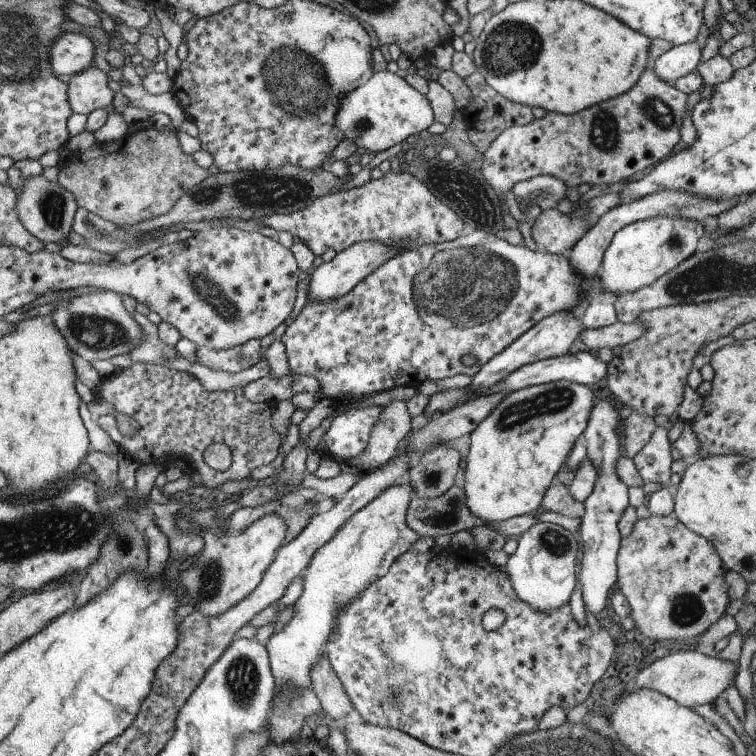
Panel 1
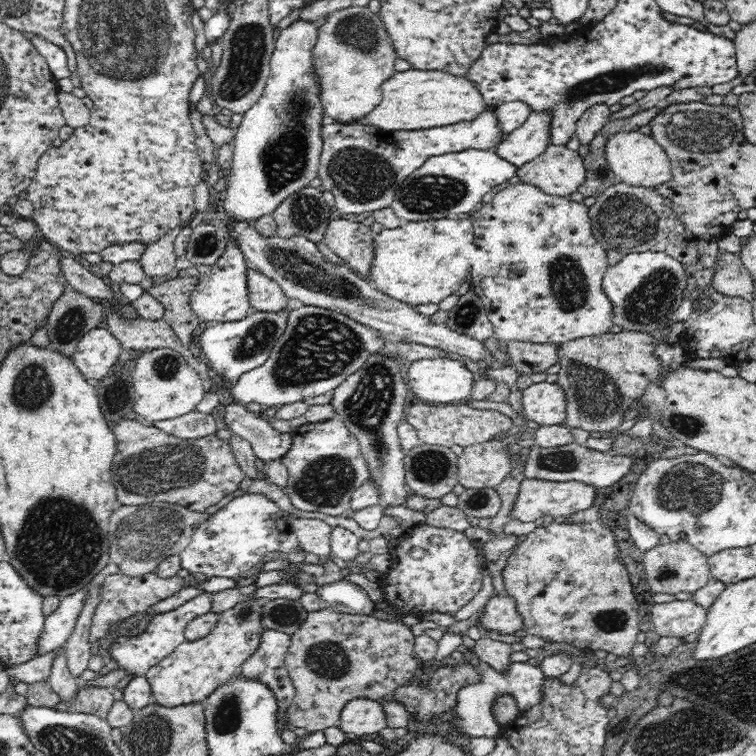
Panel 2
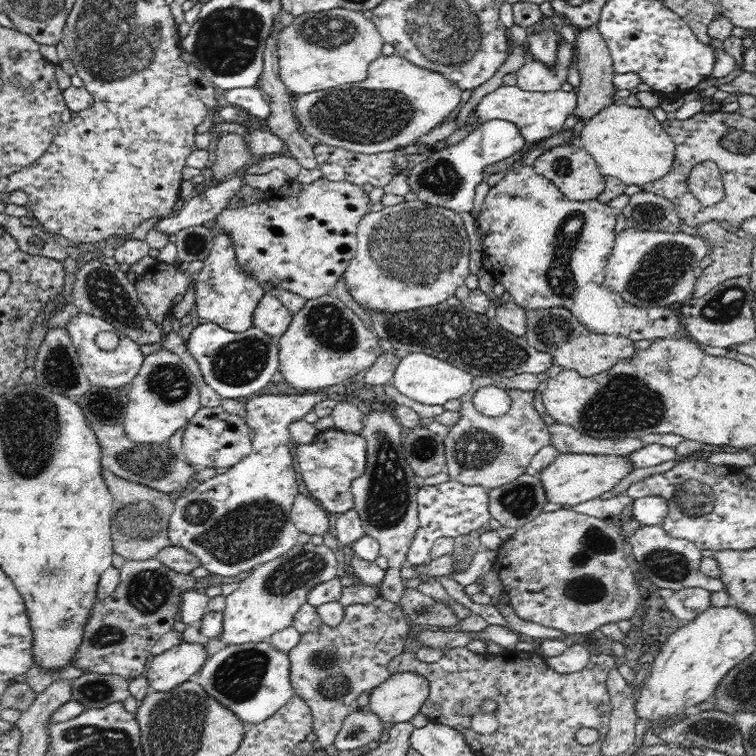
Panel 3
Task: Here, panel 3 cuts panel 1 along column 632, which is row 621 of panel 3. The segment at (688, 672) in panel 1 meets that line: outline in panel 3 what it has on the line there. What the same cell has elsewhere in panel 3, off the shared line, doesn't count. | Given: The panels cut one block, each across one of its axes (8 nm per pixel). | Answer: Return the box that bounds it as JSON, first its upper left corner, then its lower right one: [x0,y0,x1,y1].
[666,587,711,624]

